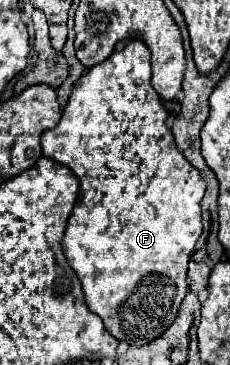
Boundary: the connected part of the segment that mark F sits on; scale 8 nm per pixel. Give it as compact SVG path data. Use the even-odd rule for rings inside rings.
M120 40L114 48L114 52L110 54L108 60L104 60L102 64L92 66L86 74L82 74L72 90L72 96L66 104L66 110L62 114L62 120L58 122L58 126L54 130L48 130L42 134L42 154L68 166L80 180L80 198L78 204L74 206L72 216L68 218L68 226L66 226L66 234L62 240L62 250L68 258L68 264L76 270L84 294L86 294L86 302L88 308L98 314L106 326L106 330L118 338L128 342L130 346L144 346L152 340L156 340L158 336L164 334L164 330L174 322L180 302L186 296L188 288L186 288L186 270L188 270L188 258L202 234L202 210L200 210L200 200L204 196L206 190L206 182L202 180L200 172L184 158L184 154L178 150L172 132L166 126L166 118L168 112L162 106L160 96L156 94L156 90L150 84L150 50L142 40Z

